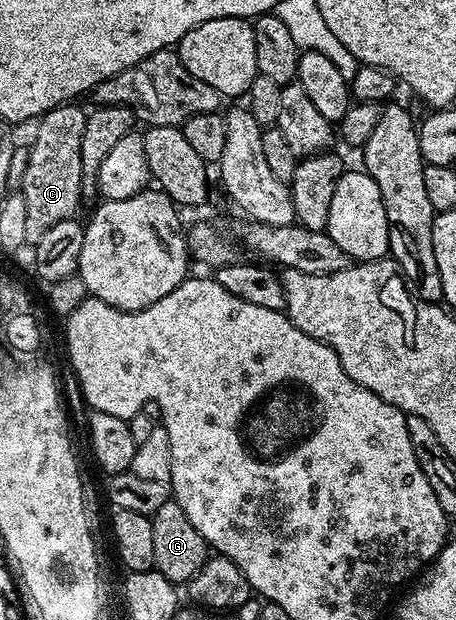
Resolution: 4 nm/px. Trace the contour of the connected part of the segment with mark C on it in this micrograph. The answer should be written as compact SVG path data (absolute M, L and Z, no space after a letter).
M75 102L64 103L41 115L36 140L29 146L29 164L21 179L19 194L26 197L26 240L34 245L58 221L66 221L82 206L82 129L86 129L85 108Z

